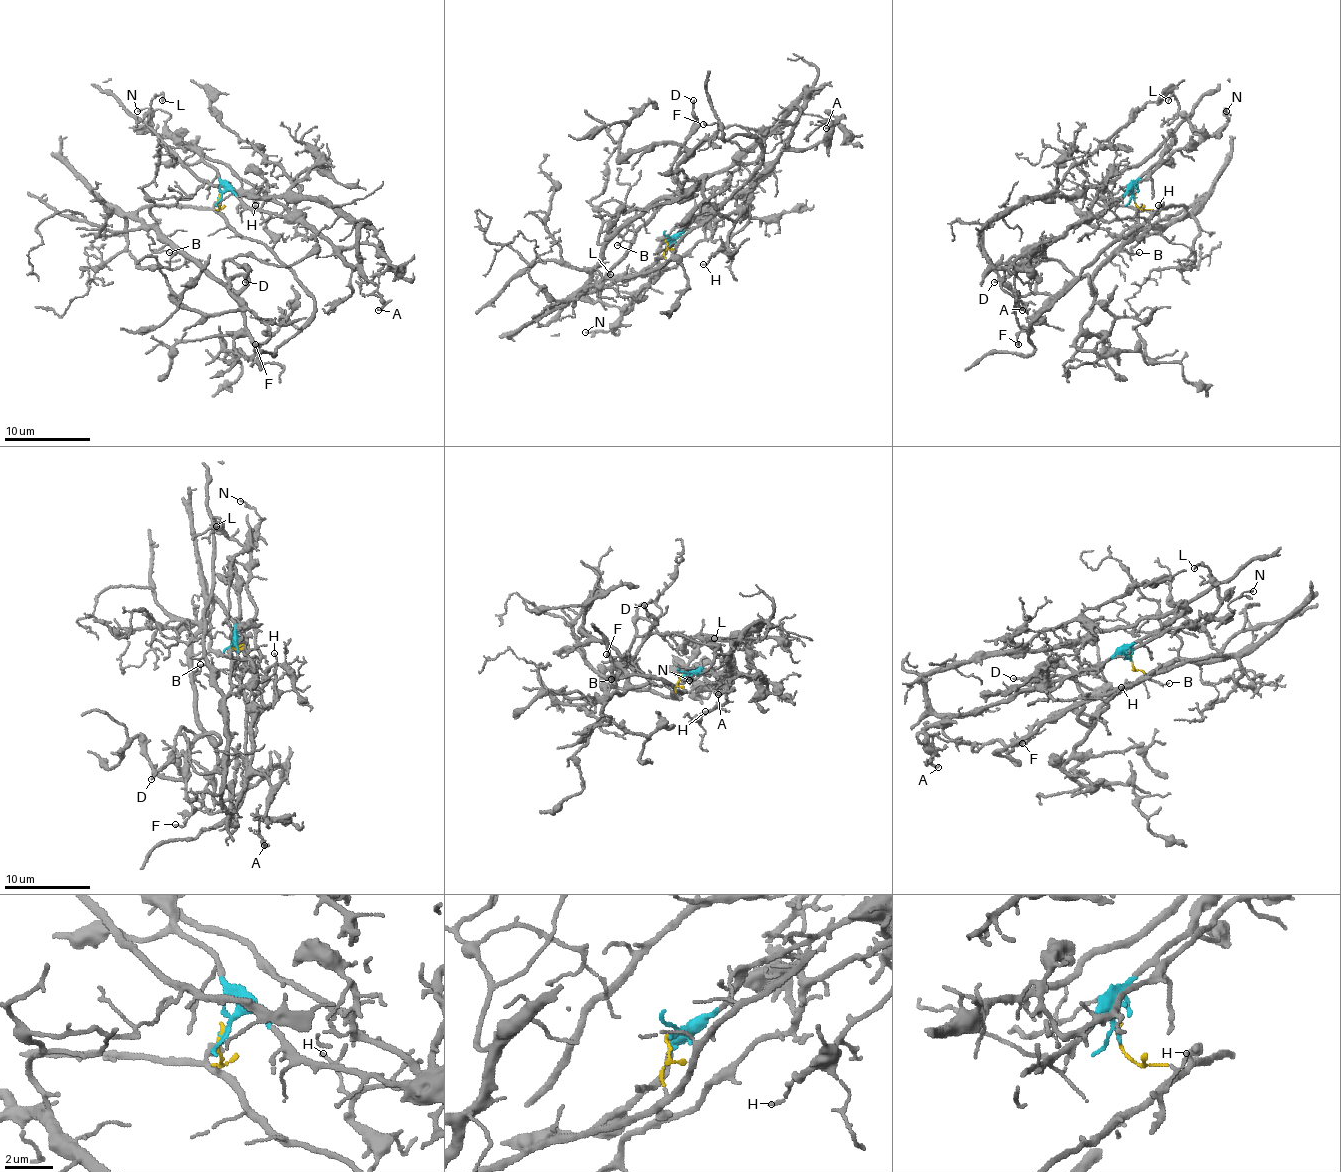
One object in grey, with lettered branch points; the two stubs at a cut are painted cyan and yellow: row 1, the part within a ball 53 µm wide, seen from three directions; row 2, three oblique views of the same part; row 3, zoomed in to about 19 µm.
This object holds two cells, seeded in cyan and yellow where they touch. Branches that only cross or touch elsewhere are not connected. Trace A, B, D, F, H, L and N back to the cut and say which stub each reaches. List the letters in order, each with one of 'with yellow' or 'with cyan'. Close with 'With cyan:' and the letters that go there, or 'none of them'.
A: with cyan
B: with yellow
D: with yellow
F: with yellow
H: with cyan
L: with cyan
N: with cyan
With cyan: A, H, L, N

